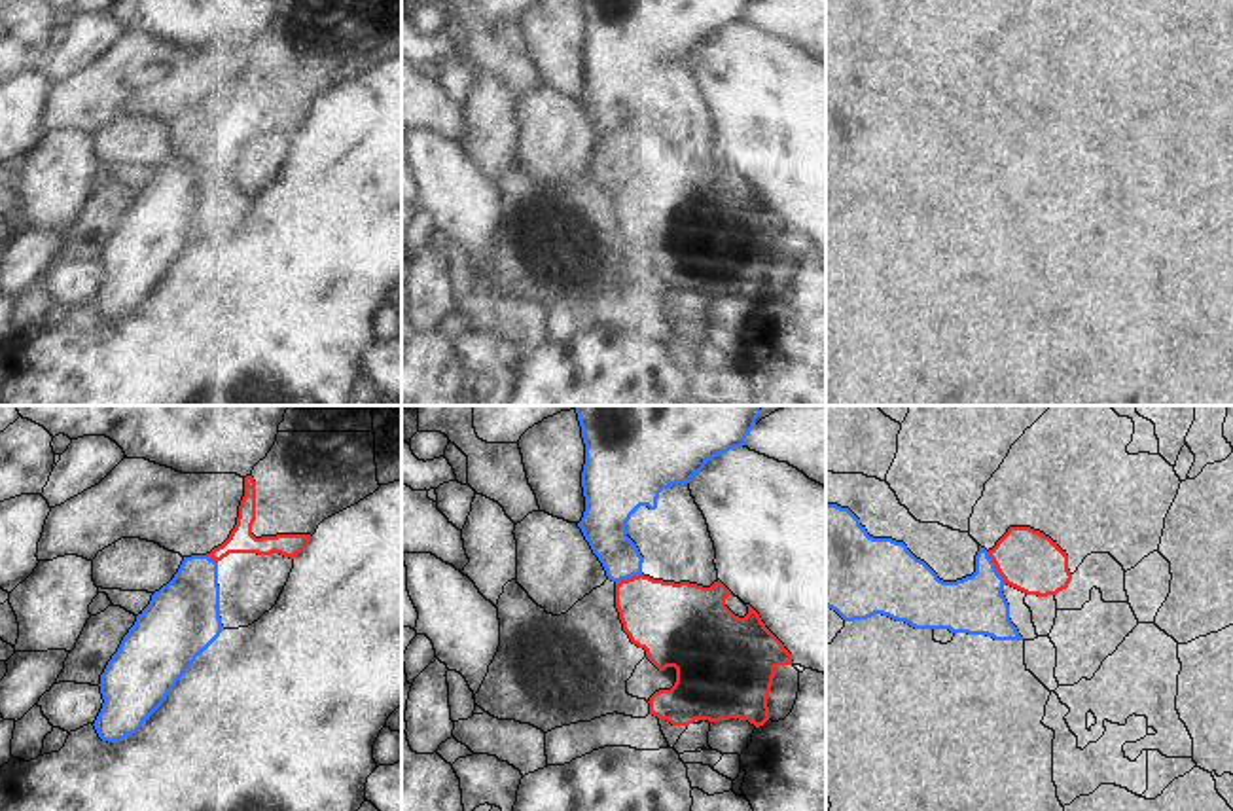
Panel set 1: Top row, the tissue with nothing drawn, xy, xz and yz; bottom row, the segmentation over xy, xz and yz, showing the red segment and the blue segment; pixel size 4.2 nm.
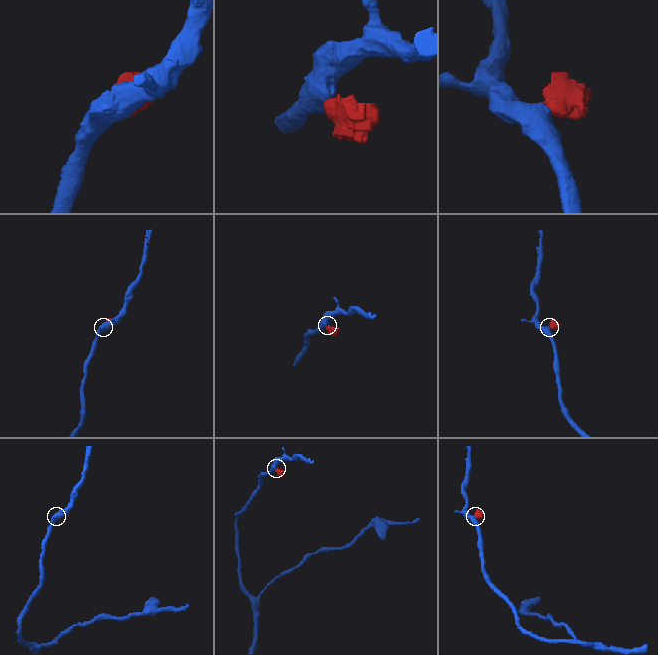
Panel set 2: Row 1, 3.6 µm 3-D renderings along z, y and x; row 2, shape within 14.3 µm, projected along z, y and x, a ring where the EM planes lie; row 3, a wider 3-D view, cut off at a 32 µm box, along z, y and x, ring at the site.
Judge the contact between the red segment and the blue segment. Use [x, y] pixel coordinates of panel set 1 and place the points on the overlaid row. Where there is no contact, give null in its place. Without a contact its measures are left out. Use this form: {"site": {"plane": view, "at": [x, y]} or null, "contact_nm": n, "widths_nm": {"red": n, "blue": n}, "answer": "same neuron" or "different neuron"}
{"site": {"plane": "yz", "at": [995, 565]}, "contact_nm": 160, "widths_nm": {"red": 260, "blue": 260}, "answer": "different neuron"}

